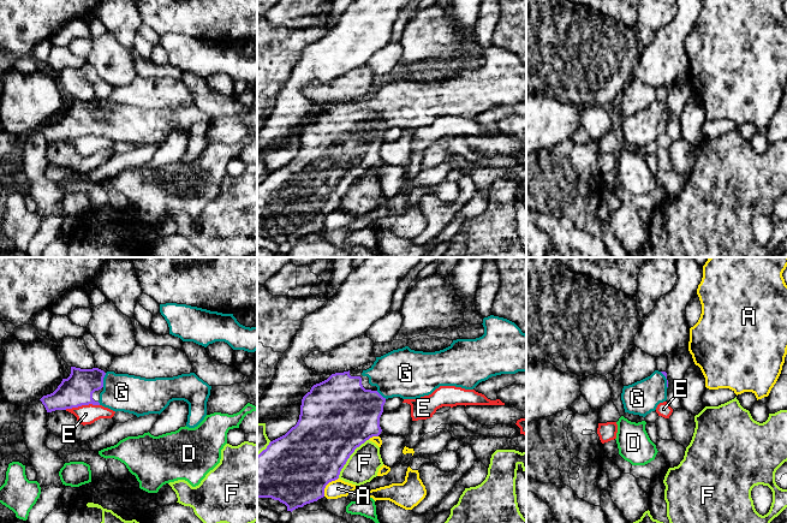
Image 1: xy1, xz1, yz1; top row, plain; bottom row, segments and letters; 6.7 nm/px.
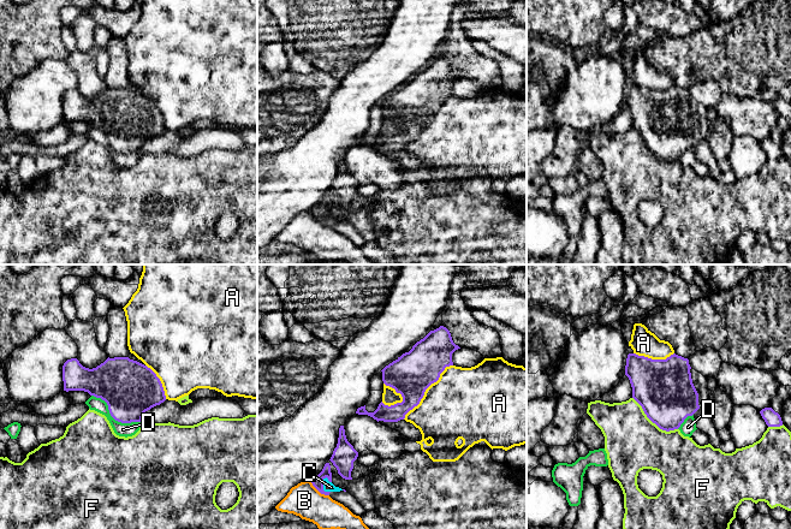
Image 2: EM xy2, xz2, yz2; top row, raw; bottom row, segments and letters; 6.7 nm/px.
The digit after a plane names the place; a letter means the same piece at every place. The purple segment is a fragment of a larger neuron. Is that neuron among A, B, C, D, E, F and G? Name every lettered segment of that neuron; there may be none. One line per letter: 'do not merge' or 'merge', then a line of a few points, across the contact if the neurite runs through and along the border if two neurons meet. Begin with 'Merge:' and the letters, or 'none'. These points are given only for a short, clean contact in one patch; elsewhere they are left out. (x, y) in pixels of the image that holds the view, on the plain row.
Merge: C, G
A: do not merge
B: do not merge; line xz2 (309, 212), (321, 224), (328, 226)
C: merge
D: do not merge; line xy2 (91, 125), (106, 134), (108, 143), (116, 150), (141, 153)
E: do not merge; line xy1 (99, 135), (82, 135), (65, 140)
F: do not merge
G: merge; line xy1 (77, 120), (85, 112), (102, 111), (111, 112), (121, 123)

